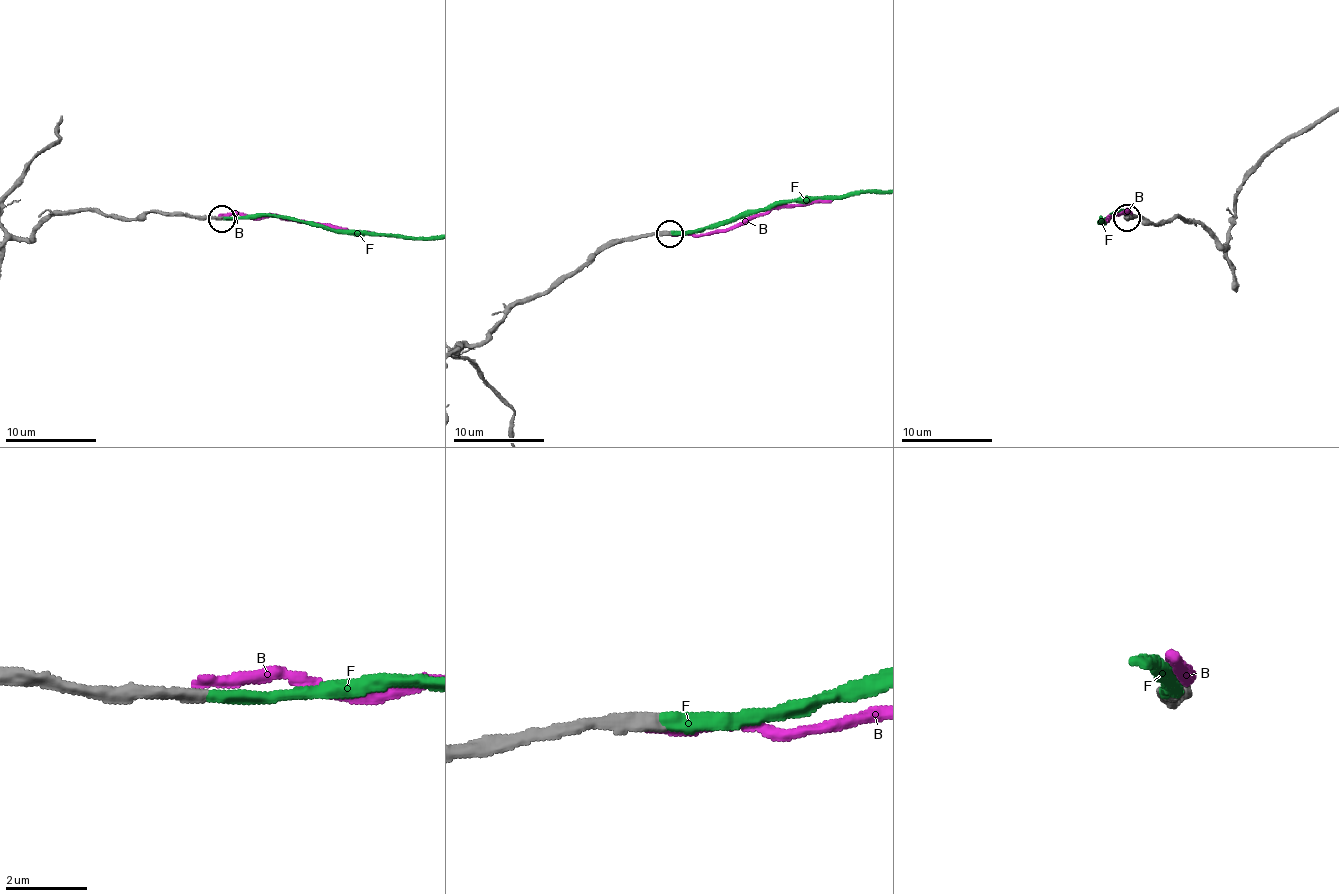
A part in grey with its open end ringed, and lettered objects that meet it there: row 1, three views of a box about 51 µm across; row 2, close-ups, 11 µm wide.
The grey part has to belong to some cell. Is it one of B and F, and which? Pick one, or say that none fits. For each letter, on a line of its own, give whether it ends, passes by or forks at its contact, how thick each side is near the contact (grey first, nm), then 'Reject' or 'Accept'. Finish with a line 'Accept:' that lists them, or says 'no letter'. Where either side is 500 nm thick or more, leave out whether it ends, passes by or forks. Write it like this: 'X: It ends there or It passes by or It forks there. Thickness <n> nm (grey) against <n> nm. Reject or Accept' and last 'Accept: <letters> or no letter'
B: It ends there. Thickness 360 nm (grey) against 260 nm. Reject
F: It ends there. Thickness 360 nm (grey) against 340 nm. Accept
Accept: F

